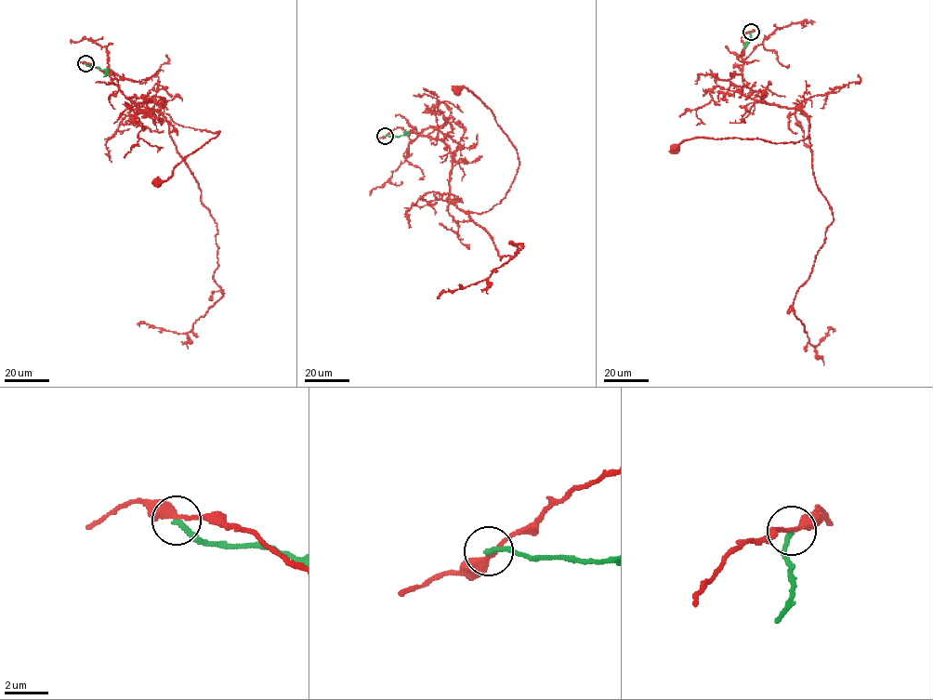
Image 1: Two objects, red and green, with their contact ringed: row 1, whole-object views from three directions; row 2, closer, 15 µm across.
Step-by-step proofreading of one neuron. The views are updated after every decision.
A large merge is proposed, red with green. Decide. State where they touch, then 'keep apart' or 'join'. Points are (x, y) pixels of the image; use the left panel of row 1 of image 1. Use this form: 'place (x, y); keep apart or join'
place (85, 63); keep apart

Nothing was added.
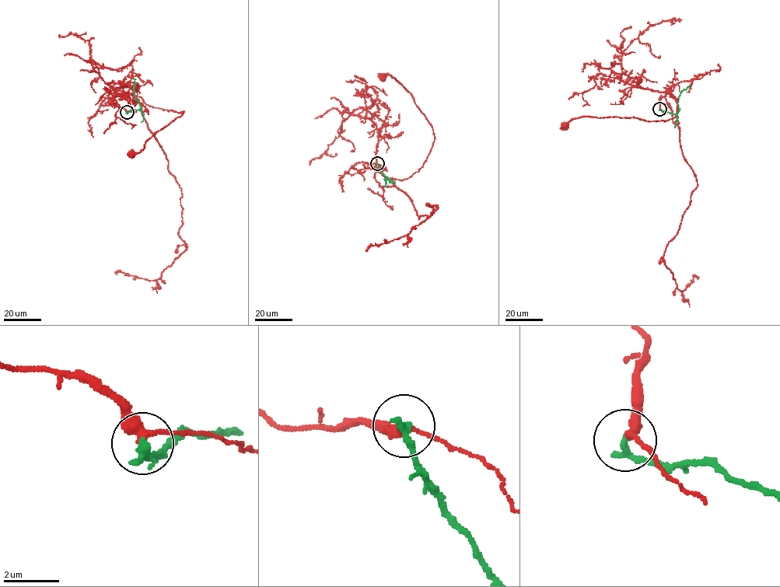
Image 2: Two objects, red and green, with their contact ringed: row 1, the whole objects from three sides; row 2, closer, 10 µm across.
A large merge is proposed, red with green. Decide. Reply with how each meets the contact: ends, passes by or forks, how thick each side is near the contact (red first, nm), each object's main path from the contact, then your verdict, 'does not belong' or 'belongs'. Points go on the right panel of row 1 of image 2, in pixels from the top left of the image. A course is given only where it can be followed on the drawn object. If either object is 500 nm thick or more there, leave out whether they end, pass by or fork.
red passes by | green ends | 300/320 nm | red via (659, 109), (659, 99), (669, 92), (669, 89), (677, 101), (676, 114), (665, 121), (585, 116), (564, 126) | green via (659, 109), (676, 113), (680, 92), (689, 85) | does not belong

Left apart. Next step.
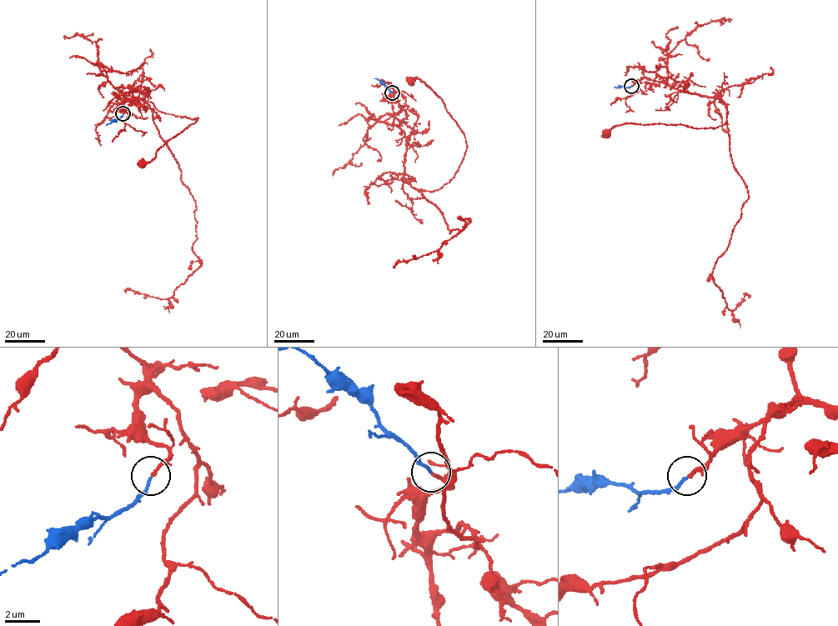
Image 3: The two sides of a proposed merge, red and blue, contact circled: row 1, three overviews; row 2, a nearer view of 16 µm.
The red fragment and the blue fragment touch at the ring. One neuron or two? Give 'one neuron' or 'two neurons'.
one neuron

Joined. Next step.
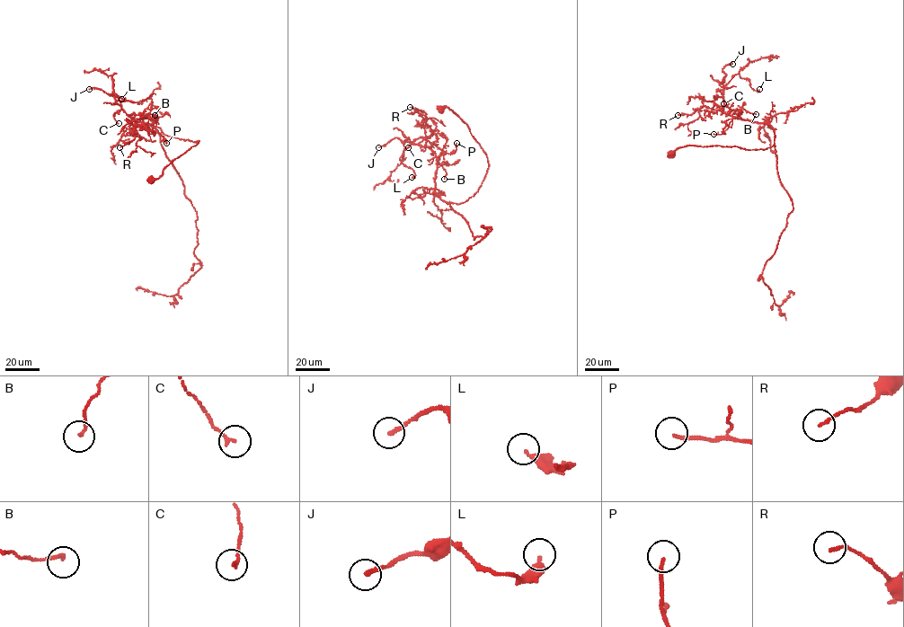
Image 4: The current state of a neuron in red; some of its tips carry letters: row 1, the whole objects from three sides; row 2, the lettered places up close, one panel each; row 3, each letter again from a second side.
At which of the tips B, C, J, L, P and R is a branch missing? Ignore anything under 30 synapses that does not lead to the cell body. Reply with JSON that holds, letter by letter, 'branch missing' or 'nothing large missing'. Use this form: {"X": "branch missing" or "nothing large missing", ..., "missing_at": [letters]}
{"B": "nothing large missing", "C": "nothing large missing", "J": "branch missing", "L": "nothing large missing", "P": "nothing large missing", "R": "nothing large missing", "missing_at": ["J"]}

